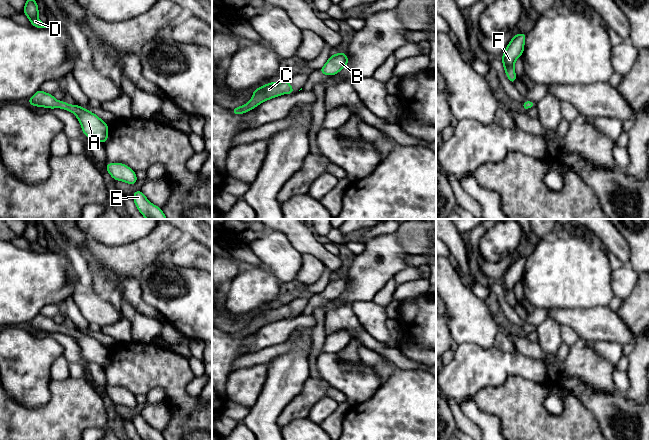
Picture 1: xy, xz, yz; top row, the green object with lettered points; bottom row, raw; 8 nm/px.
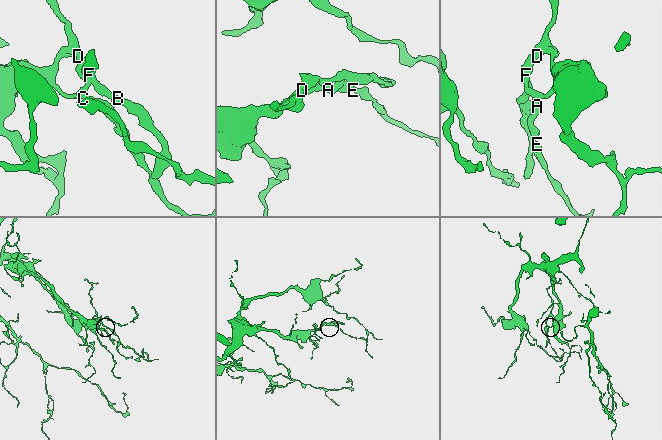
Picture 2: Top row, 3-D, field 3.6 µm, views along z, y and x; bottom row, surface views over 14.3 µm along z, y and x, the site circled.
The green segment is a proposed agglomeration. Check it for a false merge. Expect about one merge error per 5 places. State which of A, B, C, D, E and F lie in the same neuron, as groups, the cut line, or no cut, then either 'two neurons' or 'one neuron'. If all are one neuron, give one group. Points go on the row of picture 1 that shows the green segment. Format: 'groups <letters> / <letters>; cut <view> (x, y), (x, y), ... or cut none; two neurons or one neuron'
groups A B C D E F; cut none; one neuron

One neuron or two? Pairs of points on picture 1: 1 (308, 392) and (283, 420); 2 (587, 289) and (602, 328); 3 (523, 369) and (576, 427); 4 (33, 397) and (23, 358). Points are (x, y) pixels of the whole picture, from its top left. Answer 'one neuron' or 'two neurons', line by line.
1: one neuron
2: two neurons
3: two neurons
4: one neuron

